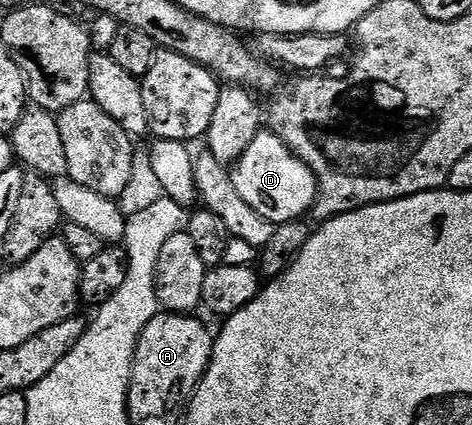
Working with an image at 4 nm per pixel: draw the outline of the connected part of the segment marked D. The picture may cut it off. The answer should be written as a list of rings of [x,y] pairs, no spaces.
[[[271,130],[258,133],[231,169],[232,181],[246,204],[274,225],[307,217],[318,199],[316,176]]]

